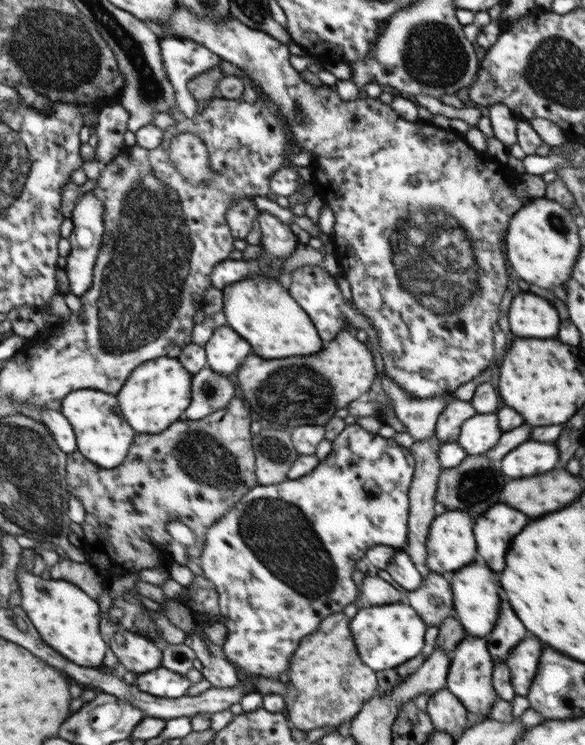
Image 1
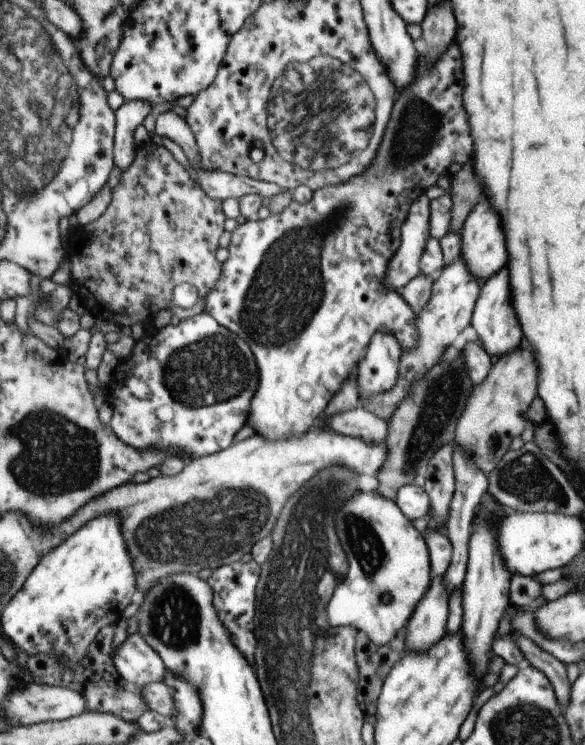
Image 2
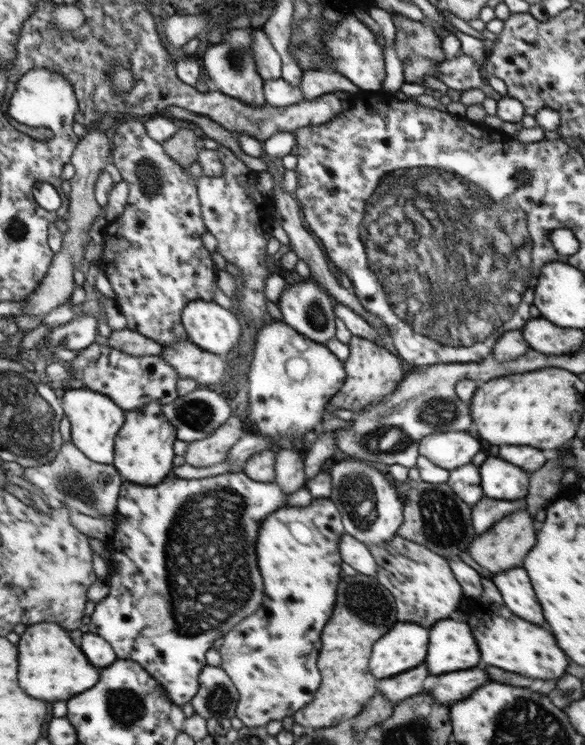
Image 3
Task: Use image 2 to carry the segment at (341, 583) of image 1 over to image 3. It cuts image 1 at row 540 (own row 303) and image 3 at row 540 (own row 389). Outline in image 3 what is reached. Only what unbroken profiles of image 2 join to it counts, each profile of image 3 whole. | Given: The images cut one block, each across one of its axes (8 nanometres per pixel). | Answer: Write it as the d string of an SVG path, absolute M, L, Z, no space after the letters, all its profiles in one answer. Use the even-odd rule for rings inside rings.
M331 497L313 498L310 504L306 507L290 506L280 507L272 512L271 515L266 517L266 520L262 522L260 526L260 534L258 534L258 544L256 544L256 552L258 552L258 566L260 566L260 572L262 572L262 580L264 580L264 612L260 614L260 610L256 612L256 616L248 616L248 620L241 620L228 635L224 636L222 646L218 652L221 655L221 666L226 674L232 679L234 686L237 688L239 699L235 709L235 717L240 719L246 726L264 726L268 722L276 719L282 720L285 717L291 717L295 715L295 712L300 711L304 706L307 706L309 702L312 702L314 698L314 692L318 690L320 686L320 672L316 668L316 658L318 658L318 650L320 650L320 634L322 634L322 628L324 624L328 622L330 614L334 611L334 602L336 602L336 590L338 590L338 584L343 576L342 557L340 551L338 551L338 542L340 542L340 536L345 533L343 522L340 518L339 508L334 506Z

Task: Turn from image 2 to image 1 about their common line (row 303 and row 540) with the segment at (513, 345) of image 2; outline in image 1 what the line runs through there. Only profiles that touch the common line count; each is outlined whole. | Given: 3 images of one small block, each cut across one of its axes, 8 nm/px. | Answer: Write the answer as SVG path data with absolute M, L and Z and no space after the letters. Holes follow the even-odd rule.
M500 502L500 504L494 504L494 506L488 508L486 512L482 513L476 519L474 523L474 538L476 539L476 546L478 554L481 554L486 561L486 565L492 569L494 572L502 572L504 568L504 556L510 548L510 542L512 538L528 524L528 516L510 508L508 504Z

